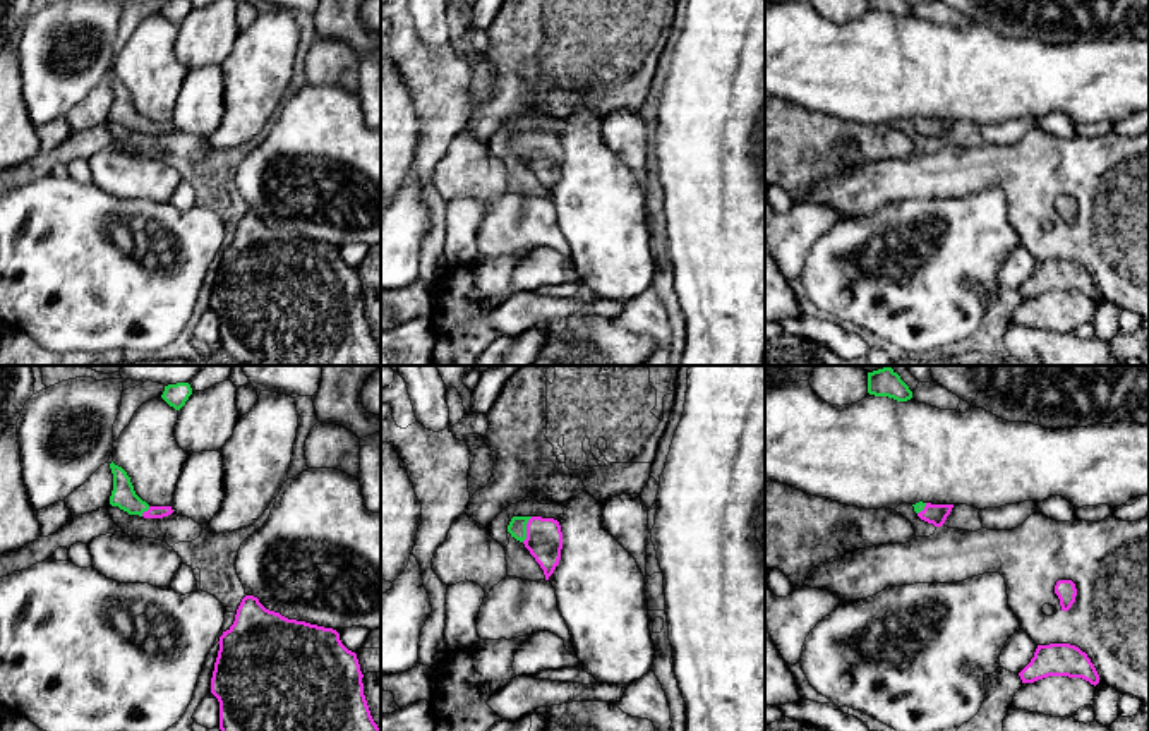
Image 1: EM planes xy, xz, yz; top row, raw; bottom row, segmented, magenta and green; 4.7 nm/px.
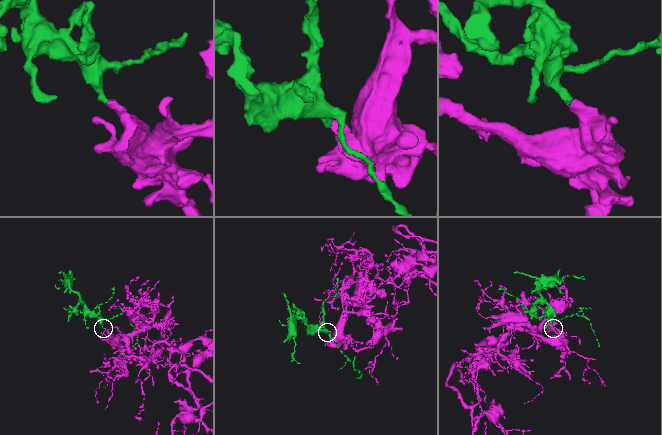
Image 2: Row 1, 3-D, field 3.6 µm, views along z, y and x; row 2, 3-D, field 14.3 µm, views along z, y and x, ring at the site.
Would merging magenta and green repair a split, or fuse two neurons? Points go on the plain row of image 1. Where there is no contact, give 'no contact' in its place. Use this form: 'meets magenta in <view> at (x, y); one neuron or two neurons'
meets magenta in xz at (527, 144); one neuron

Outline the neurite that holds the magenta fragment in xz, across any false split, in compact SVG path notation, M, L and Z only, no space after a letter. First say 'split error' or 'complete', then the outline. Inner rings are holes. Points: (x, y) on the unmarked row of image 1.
split error; M513 132L508 148L525 160L549 196L561 175L562 148L559 137L542 132Z

